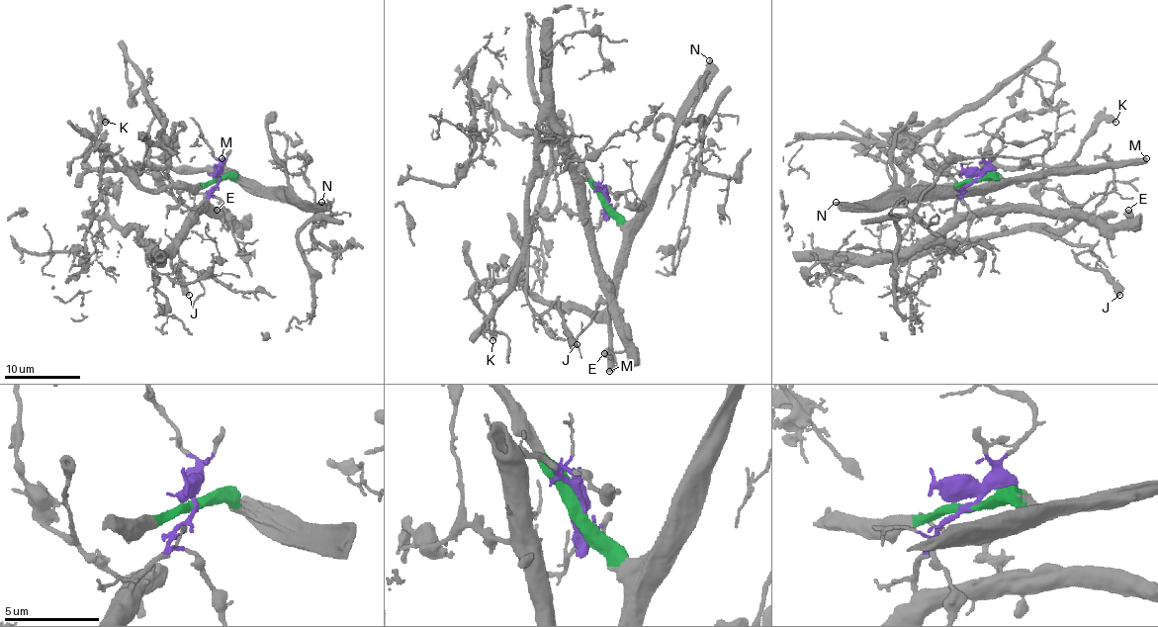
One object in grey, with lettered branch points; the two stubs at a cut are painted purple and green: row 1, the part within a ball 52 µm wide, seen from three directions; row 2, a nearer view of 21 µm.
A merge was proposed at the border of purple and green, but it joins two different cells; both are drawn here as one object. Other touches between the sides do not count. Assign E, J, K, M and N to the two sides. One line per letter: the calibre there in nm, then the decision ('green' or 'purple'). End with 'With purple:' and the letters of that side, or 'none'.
E: 550 nm | purple
J: 500 nm | purple
K: 480 nm | green
M: 550 nm | green
N: 400 nm | green
With purple: E, J

